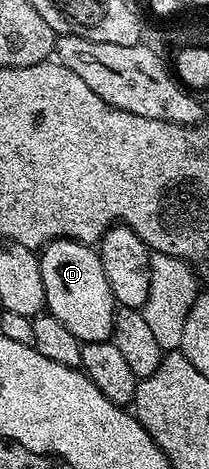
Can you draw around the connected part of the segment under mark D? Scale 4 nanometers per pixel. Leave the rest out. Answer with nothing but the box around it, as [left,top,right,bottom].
[38,237,116,342]

